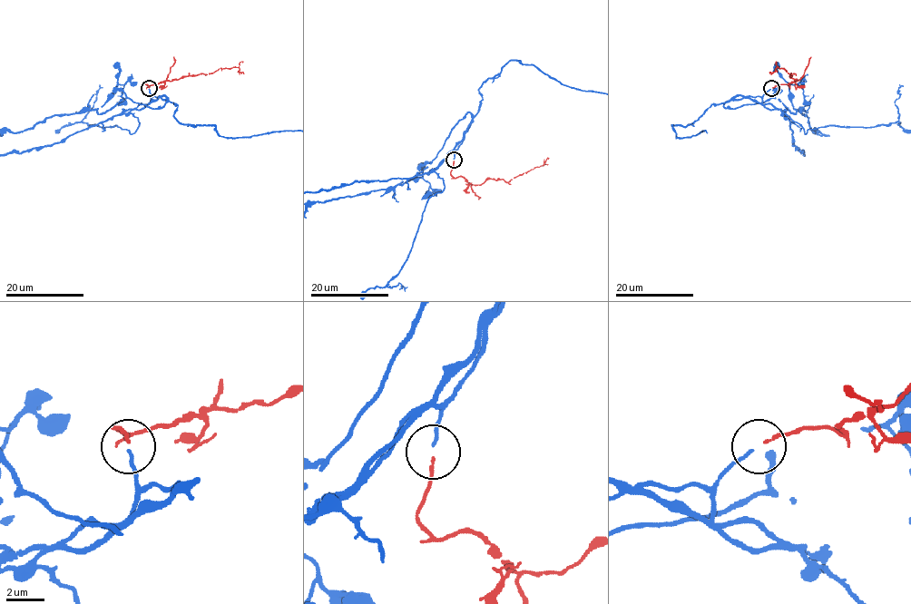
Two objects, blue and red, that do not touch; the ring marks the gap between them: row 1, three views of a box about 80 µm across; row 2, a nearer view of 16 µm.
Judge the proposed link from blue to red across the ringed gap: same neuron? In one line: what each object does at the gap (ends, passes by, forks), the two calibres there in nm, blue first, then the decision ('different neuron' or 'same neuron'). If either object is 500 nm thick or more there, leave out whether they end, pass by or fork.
blue ends there; red ends there; 150 nm thick on the blue side, 170 nm on the other; same neuron

